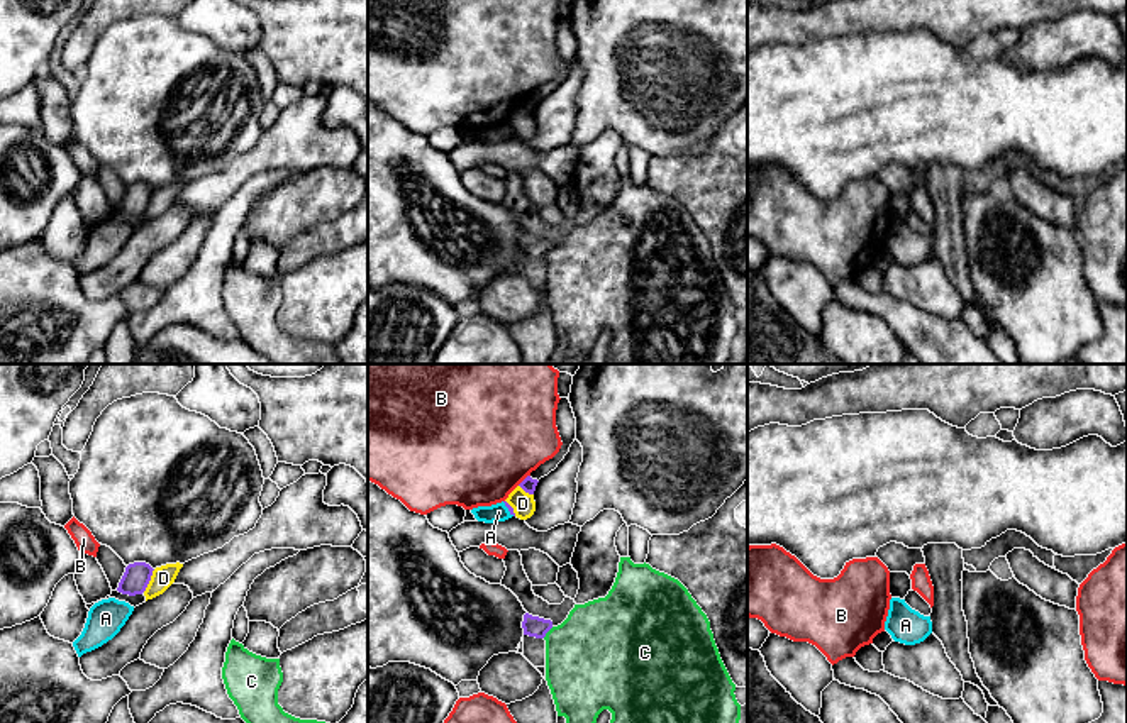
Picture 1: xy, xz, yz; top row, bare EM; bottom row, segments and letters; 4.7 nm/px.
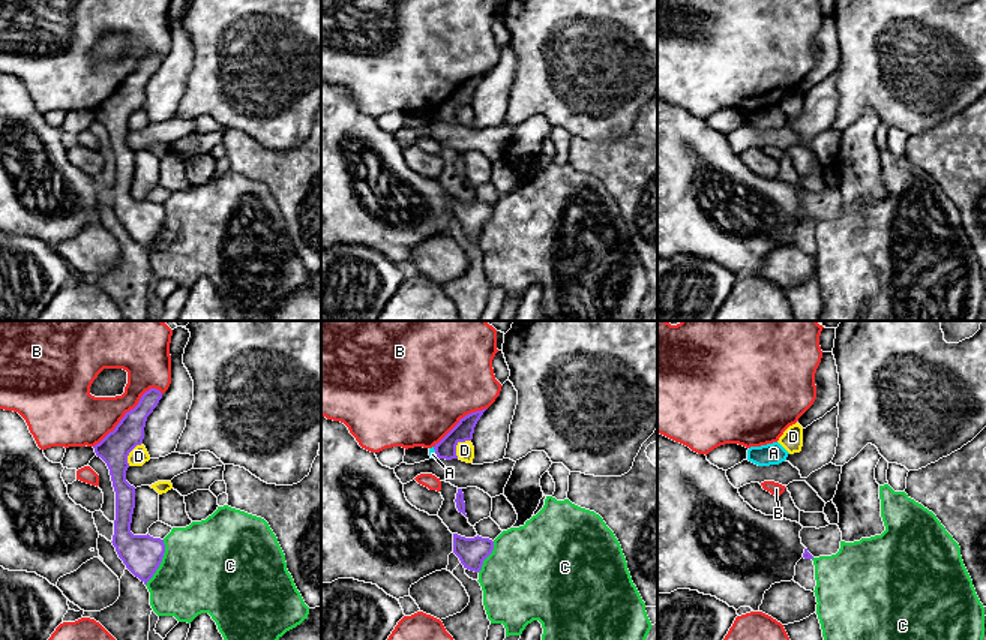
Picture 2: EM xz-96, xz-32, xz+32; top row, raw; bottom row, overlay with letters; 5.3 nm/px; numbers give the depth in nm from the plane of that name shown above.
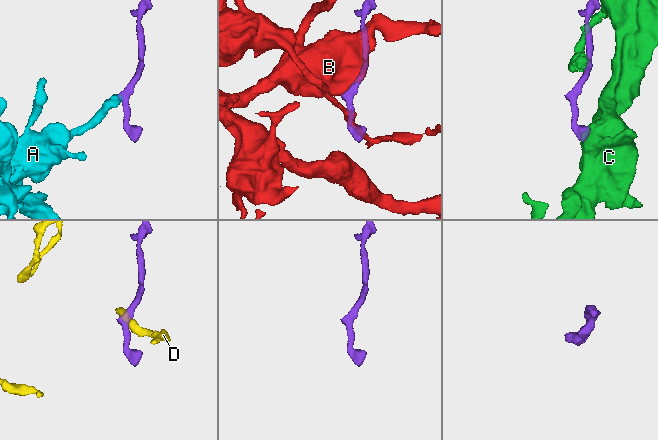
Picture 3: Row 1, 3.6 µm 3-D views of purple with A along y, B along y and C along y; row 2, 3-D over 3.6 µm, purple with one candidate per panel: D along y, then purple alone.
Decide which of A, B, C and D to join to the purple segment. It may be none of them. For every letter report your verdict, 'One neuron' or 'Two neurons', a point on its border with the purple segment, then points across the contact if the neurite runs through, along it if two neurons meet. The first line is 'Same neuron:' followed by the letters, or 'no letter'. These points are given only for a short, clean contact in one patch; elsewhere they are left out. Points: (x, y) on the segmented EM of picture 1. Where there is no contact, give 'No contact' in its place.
Same neuron: no letter
A: Two neurons. Touches purple at xz (507, 507). Boundary: xz (502, 502), (514, 515)
B: Two neurons. Touches purple at xz (524, 480)
C: Two neurons. Touches purple at xz (548, 630)
D: Two neurons. Touches purple at xy (149, 579)

